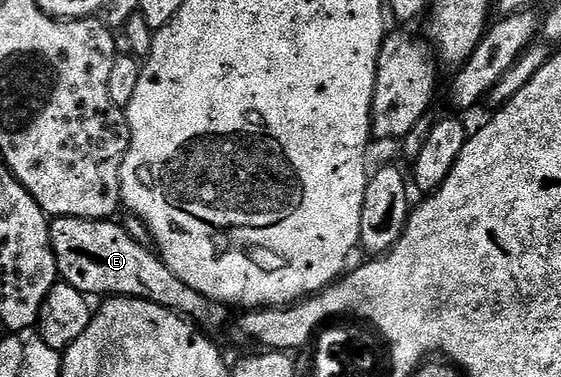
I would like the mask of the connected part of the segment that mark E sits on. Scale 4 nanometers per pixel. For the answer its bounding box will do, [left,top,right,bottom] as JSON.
[49,216,229,334]

